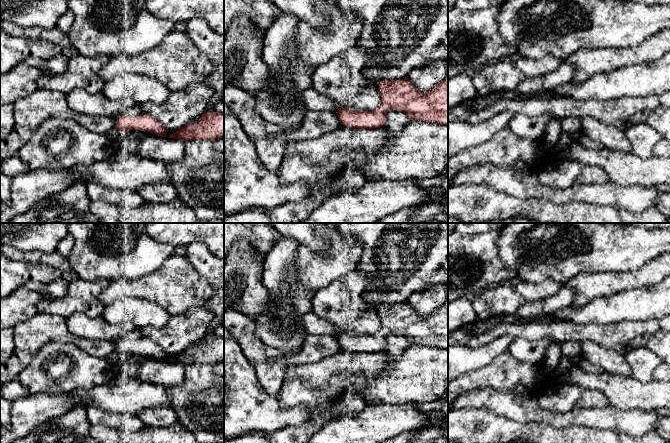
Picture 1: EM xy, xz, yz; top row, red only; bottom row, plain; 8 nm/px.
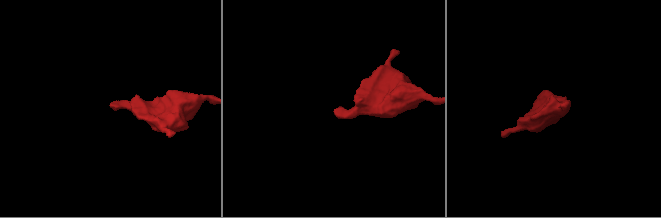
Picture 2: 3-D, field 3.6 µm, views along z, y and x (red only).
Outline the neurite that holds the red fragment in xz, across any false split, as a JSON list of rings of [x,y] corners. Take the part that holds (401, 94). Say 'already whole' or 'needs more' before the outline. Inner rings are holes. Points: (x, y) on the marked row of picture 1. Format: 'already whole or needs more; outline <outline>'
needs more; outline [[[448,74],[429,92],[420,92],[409,80],[380,81],[378,90],[381,105],[372,111],[339,108],[334,102],[314,88],[304,92],[302,101],[308,111],[333,111],[341,124],[348,128],[373,129],[383,126],[387,112],[397,109],[406,113],[411,121],[423,120],[448,125]]]

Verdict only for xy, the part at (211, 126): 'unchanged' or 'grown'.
unchanged

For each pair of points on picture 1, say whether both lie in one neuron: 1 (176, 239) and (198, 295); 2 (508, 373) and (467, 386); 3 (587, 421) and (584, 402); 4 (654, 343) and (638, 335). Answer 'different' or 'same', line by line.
1: different
2: same
3: different
4: different

